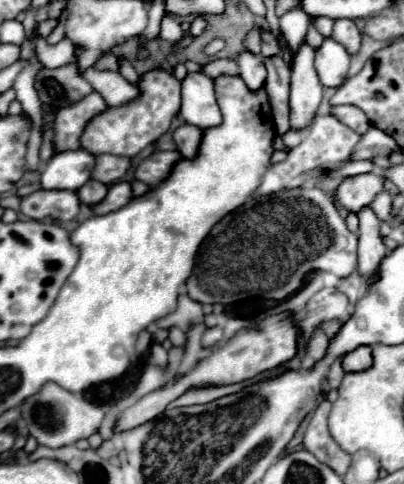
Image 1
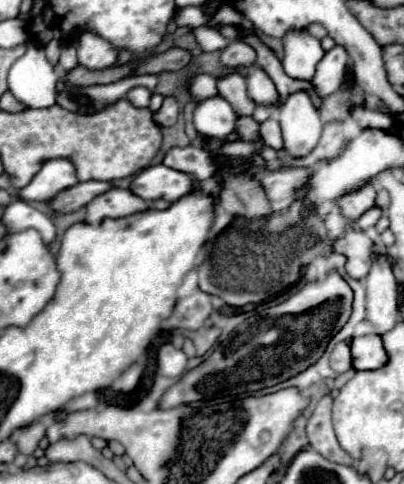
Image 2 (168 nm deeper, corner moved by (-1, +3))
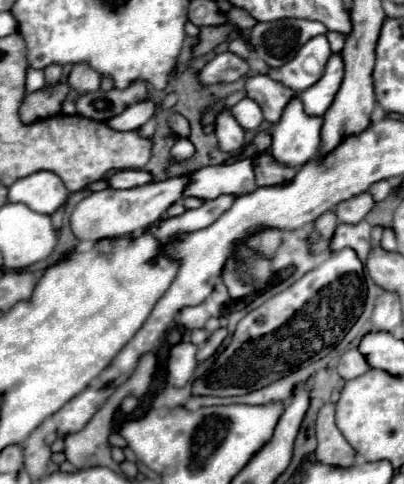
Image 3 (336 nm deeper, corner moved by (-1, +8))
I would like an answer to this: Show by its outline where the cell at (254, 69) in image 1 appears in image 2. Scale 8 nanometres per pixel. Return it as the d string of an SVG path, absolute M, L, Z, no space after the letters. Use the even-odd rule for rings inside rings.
M251 67L249 77L247 77L247 97L255 103L255 105L279 105L279 93L273 85L273 81L269 81L269 77L265 77L265 73L261 73L261 69Z

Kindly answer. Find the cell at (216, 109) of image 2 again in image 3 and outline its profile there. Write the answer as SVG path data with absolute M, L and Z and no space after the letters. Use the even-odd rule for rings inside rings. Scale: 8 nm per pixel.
M223 110L217 114L215 118L215 134L219 140L221 150L227 152L237 152L243 148L243 128L239 126L239 122L235 120L235 116L231 114L231 110Z

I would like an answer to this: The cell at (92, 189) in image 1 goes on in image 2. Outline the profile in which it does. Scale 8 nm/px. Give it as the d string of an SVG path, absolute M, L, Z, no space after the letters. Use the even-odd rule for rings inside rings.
M111 189L109 193L103 193L101 197L95 197L87 205L87 215L85 223L89 225L101 225L105 217L111 219L121 219L129 215L137 215L149 209L149 203L135 195L129 189Z

